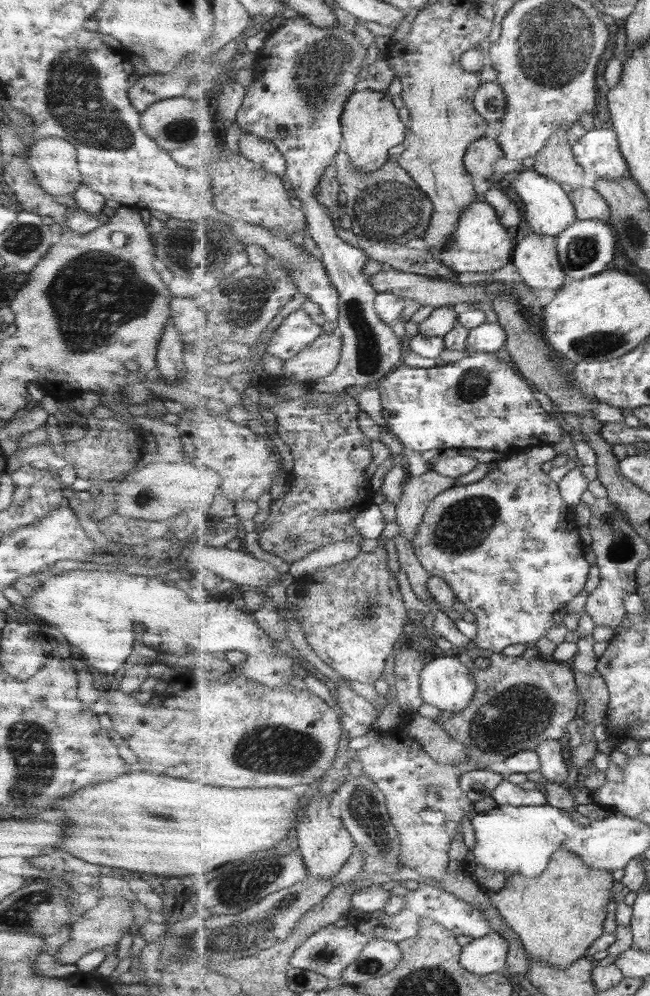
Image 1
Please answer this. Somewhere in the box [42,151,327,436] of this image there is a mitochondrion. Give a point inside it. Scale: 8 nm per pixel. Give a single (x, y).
(125, 296)

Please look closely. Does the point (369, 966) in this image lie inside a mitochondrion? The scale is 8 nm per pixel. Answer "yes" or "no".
yes

